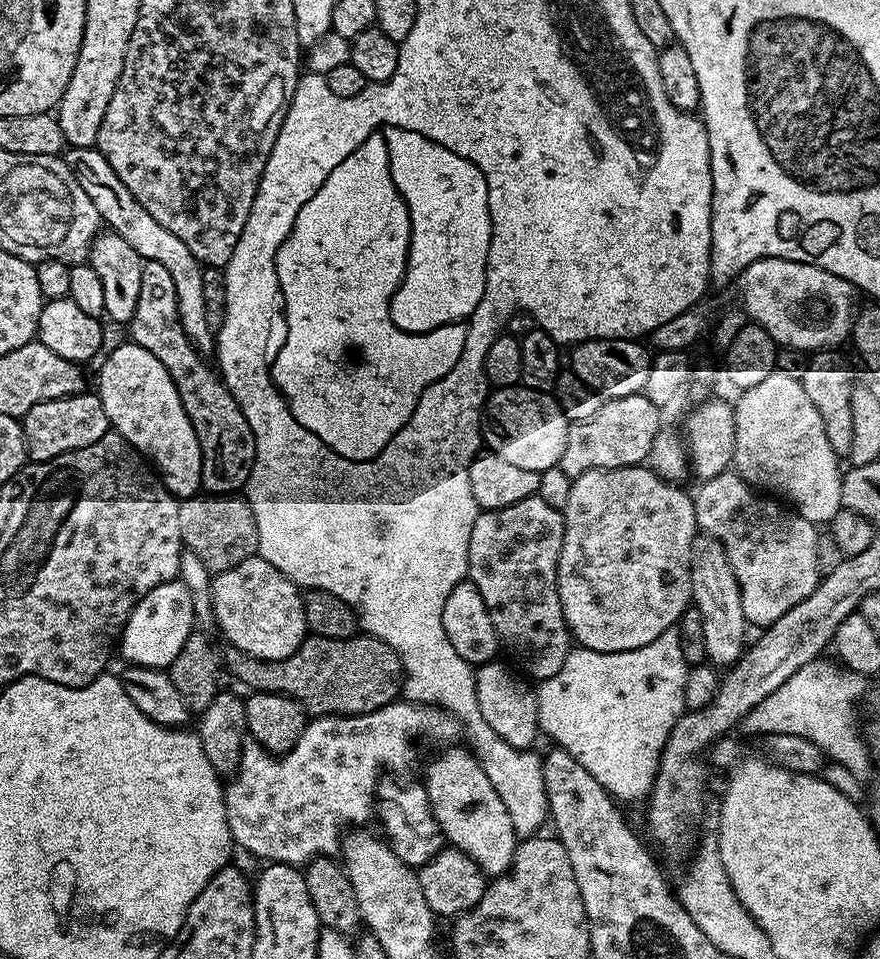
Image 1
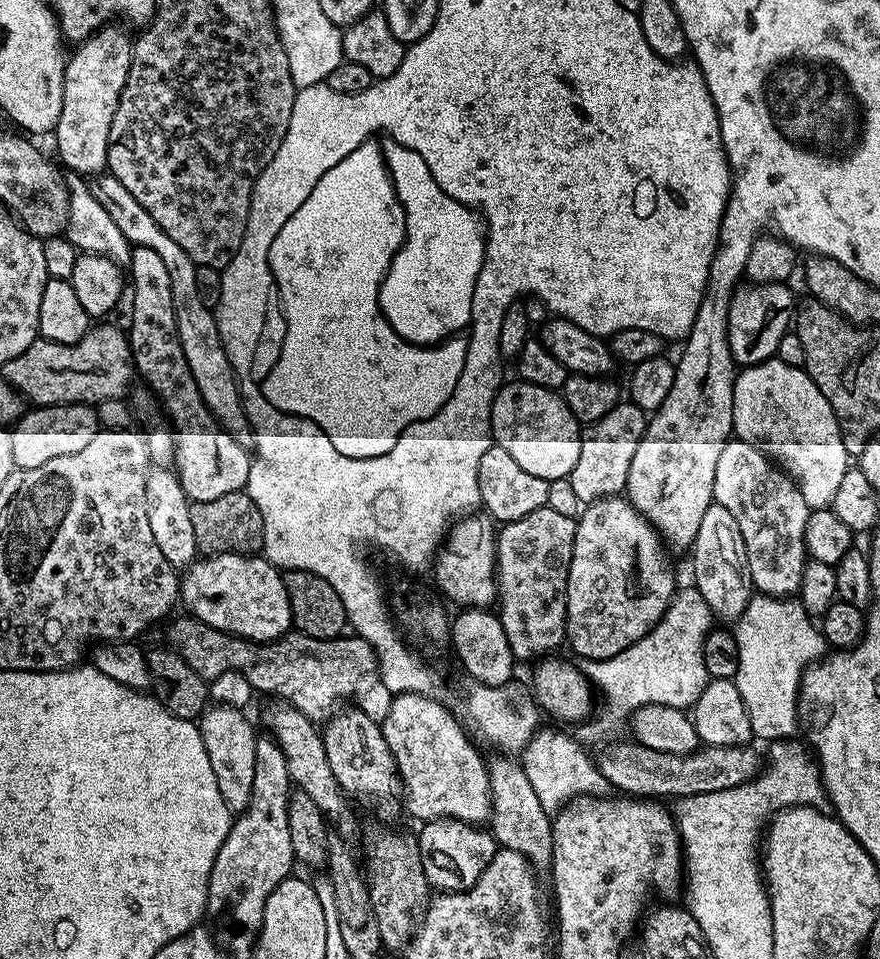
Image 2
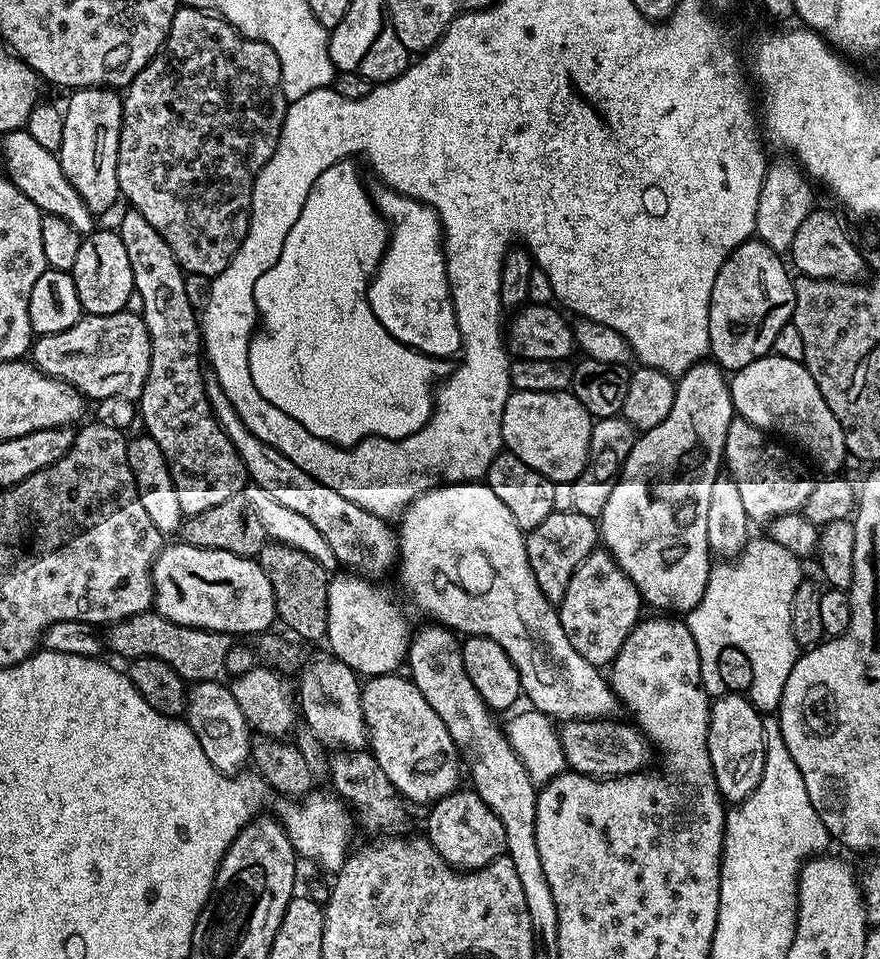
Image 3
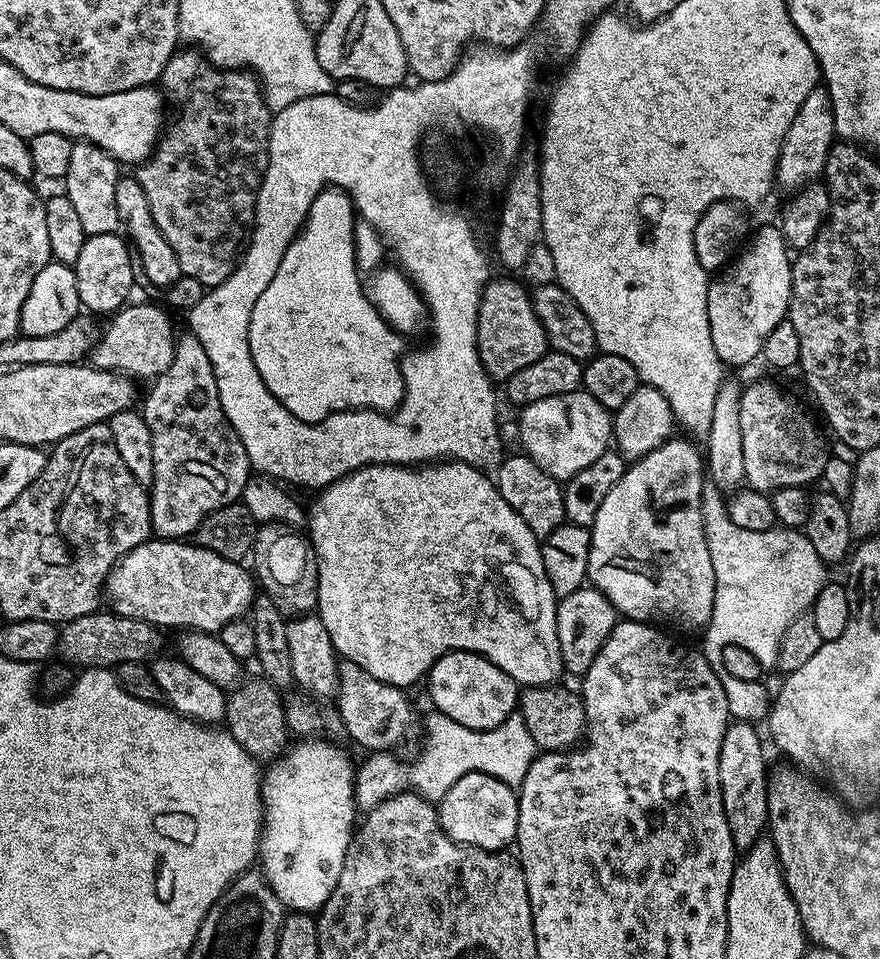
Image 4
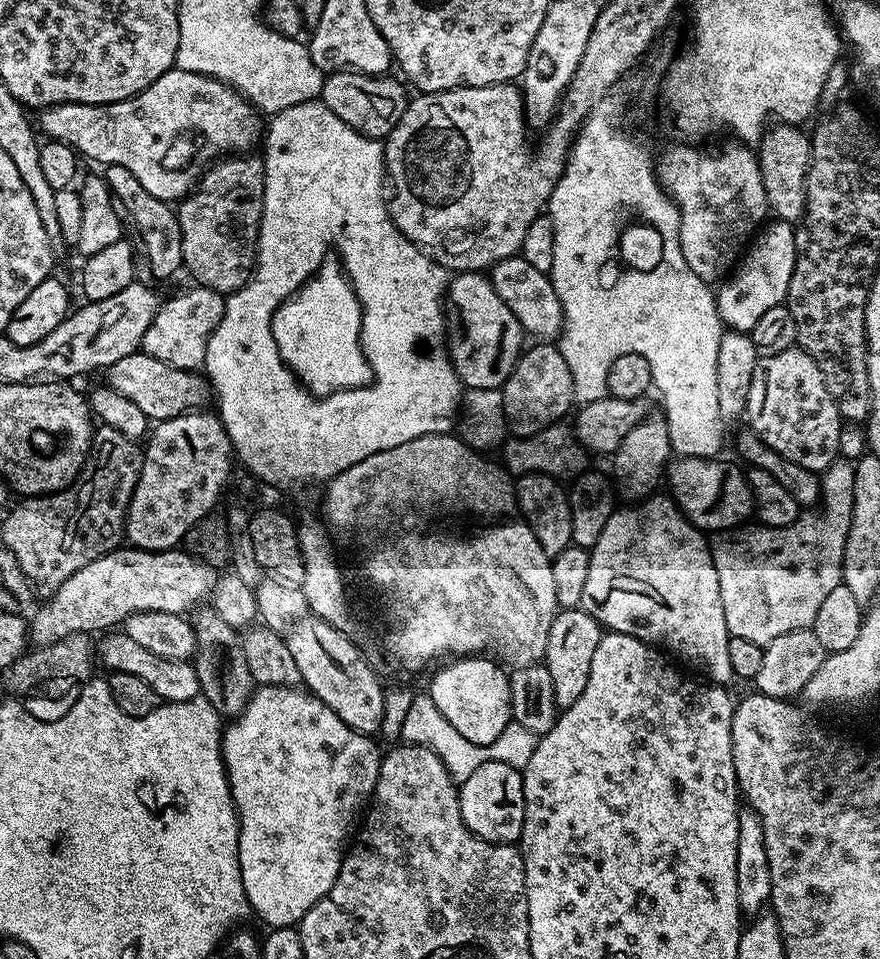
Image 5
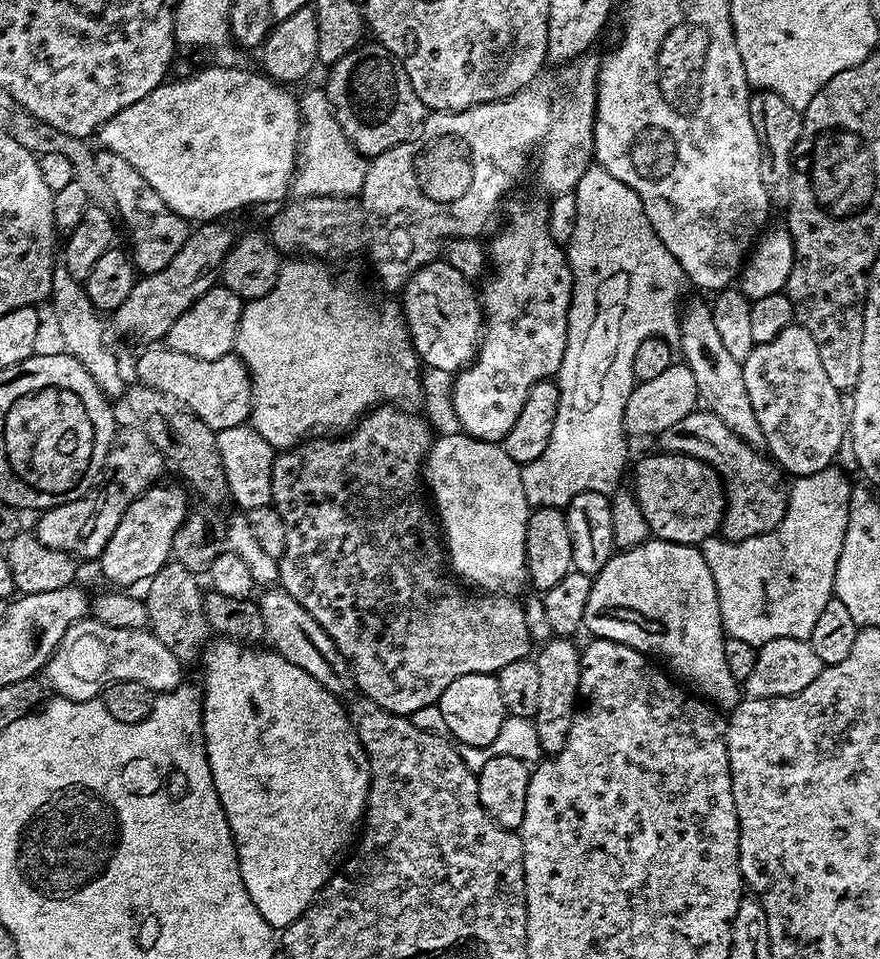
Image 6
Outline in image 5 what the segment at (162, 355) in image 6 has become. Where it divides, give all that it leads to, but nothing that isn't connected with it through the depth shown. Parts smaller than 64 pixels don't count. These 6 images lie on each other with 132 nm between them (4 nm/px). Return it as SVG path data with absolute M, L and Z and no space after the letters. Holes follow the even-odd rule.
M137 350L126 358L118 358L118 362L106 369L106 384L118 394L122 394L122 398L130 398L130 402L139 406L149 421L159 422L207 405L204 403L210 400L209 381L203 375L196 375L200 374L187 368L175 368L143 350Z

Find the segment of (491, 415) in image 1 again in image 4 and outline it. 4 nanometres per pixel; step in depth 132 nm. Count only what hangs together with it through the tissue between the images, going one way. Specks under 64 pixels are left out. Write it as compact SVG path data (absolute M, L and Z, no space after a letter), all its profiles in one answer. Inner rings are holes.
M583 390L567 392L566 394L554 394L550 398L542 398L538 402L523 405L519 412L520 444L524 447L521 449L534 463L542 466L542 470L546 470L561 482L568 481L571 476L578 474L578 470L586 470L586 466L590 466L590 462L602 458L602 454L609 451L614 440L612 434L613 413L604 408L602 402L598 402L598 398L594 398Z

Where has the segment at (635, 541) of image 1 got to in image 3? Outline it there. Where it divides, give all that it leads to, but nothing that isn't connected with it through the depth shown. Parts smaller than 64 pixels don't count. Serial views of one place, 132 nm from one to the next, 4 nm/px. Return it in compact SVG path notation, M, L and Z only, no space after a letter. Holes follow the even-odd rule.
M607 550L591 552L582 566L574 570L570 586L566 586L566 594L558 605L562 630L566 630L570 646L574 646L586 662L597 666L611 665L618 650L622 650L622 642L626 642L630 630L641 619L640 608L640 592Z

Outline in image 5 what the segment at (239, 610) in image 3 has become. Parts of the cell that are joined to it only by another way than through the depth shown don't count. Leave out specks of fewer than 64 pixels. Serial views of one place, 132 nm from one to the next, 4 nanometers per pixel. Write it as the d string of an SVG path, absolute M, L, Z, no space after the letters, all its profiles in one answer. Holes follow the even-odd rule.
M121 546L102 558L94 558L94 562L86 562L82 570L74 570L74 574L43 601L44 605L30 616L31 643L53 644L79 632L104 634L123 625L130 614L142 610L191 613L211 597L217 579L217 573L209 564L203 564L183 550L147 552Z

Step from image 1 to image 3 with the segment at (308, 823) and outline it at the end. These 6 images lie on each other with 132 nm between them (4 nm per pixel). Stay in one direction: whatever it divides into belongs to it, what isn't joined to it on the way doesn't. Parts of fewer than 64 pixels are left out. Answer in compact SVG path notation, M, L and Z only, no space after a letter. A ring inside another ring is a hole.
M219 679L197 680L189 687L186 722L198 738L198 746L202 746L206 758L210 758L210 766L217 768L224 776L233 777L243 769L240 767L244 763L249 763L253 737L247 718L242 710L238 710L238 702L234 702L231 687L220 683Z

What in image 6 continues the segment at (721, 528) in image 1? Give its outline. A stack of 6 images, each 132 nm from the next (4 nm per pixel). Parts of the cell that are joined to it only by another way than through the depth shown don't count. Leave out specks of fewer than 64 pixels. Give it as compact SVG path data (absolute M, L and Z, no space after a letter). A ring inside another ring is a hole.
M790 326L772 342L753 346L744 357L742 367L746 394L750 394L754 418L758 418L758 426L762 426L767 455L785 473L793 472L796 478L823 472L835 461L838 446L842 446L842 438L846 435L846 404L840 401L843 400L841 392L830 383L830 378L826 378L818 346L814 346L811 334L805 328Z

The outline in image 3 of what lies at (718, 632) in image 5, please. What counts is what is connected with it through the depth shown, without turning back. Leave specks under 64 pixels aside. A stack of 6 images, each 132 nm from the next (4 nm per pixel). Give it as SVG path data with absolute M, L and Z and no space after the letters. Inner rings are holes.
M701 362L687 368L684 375L679 377L674 394L674 406L670 406L670 414L666 414L666 418L662 418L662 422L658 422L658 426L641 431L637 435L634 446L624 463L624 468L620 472L618 482L614 486L614 491L610 494L610 499L606 501L606 510L602 510L602 514L598 517L598 536L603 547L612 553L616 564L630 578L630 582L634 582L634 586L640 592L641 601L645 605L653 604L656 610L663 610L668 614L687 614L692 611L694 606L698 606L698 602L706 590L708 576L714 567L714 560L710 555L706 538L706 517L710 511L710 489L713 488L717 476L722 472L726 430L733 419L732 389L720 365L715 362Z

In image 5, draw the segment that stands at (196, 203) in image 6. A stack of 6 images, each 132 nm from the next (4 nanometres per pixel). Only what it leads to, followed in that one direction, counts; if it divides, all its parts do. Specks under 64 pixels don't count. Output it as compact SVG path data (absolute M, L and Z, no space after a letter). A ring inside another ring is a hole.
M175 66L129 100L119 100L113 104L56 104L53 108L43 109L39 116L39 131L47 139L71 144L81 157L89 156L97 160L100 166L126 166L126 170L130 170L130 174L134 174L134 178L138 178L138 182L142 182L142 186L146 186L154 198L169 202L187 196L196 187L202 169L209 162L229 154L247 153L262 140L261 113L243 94L220 80Z

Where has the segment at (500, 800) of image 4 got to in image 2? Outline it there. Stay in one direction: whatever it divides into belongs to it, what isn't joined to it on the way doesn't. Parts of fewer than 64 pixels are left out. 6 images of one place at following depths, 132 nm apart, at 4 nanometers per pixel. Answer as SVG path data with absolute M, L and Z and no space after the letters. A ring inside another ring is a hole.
M430 820L421 828L424 829L419 830L418 837L422 867L431 887L440 892L465 892L470 886L474 886L486 870L486 866L490 866L498 847L495 836L487 827L467 824L461 820Z

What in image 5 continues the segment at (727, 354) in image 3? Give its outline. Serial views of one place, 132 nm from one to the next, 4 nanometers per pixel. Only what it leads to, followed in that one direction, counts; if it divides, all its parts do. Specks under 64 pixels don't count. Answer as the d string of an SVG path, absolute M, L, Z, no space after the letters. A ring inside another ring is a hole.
M773 219L771 223L751 241L738 267L719 285L715 293L716 309L725 329L751 333L752 327L757 324L758 318L762 318L762 314L766 314L766 310L774 310L774 306L787 301L796 261L796 228L787 220Z

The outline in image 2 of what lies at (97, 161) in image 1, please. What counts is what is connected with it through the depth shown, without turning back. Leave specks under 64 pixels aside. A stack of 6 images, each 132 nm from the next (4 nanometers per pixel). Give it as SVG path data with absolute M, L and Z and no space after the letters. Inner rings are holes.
M100 174L91 181L90 187L94 198L98 198L100 205L106 209L106 214L114 218L114 223L118 225L118 230L122 230L129 245L141 244L155 250L162 257L166 271L170 274L170 298L174 298L178 342L182 342L182 354L186 354L190 374L194 374L194 382L198 382L198 394L202 394L202 402L206 402L212 417L220 423L224 431L229 432L239 444L251 445L254 437L248 426L248 416L244 413L244 401L240 399L238 373L228 361L216 321L216 312L204 305L200 280L196 277L197 264L192 261L190 254L186 254L186 250L182 250L182 246L178 246L178 242L174 242L174 238L170 238L170 234L162 230L162 226L158 226L158 222L154 222L154 218L150 218L150 214L146 214L138 198L134 198L134 194L130 194L130 190L126 190L126 186L118 182L118 178L111 174Z

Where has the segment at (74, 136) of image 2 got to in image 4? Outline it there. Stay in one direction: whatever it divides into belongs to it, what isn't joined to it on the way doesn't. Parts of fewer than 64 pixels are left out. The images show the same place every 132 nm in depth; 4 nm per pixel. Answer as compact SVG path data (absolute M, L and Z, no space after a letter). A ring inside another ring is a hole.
M76 142L70 154L70 170L62 181L63 191L74 205L74 211L82 222L85 237L98 234L119 233L122 225L118 214L118 202L114 202L114 190L122 175L121 165L96 144Z

